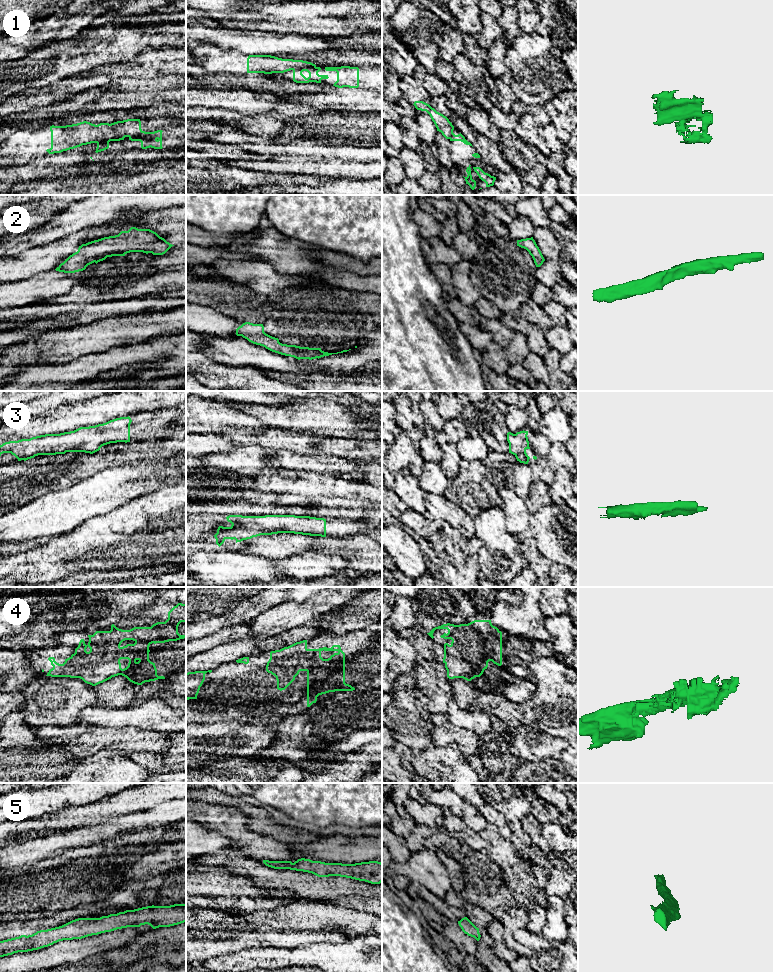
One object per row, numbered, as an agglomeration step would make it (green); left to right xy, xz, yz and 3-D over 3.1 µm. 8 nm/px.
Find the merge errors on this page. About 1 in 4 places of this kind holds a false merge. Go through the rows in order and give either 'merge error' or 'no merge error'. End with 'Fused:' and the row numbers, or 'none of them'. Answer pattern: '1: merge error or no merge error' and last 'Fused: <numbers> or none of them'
1: merge error
2: no merge error
3: no merge error
4: no merge error
5: no merge error
Fused: 1

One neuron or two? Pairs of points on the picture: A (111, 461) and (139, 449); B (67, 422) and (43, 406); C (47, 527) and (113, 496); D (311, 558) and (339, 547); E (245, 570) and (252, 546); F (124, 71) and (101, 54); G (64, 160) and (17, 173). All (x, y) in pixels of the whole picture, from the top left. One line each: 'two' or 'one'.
A: one
B: two
C: one
D: two
E: two
F: two
G: one

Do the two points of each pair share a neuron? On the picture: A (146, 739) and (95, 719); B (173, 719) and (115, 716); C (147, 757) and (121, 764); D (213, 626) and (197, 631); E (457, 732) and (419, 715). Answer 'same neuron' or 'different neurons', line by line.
A: different neurons
B: same neuron
C: different neurons
D: same neuron
E: same neuron

